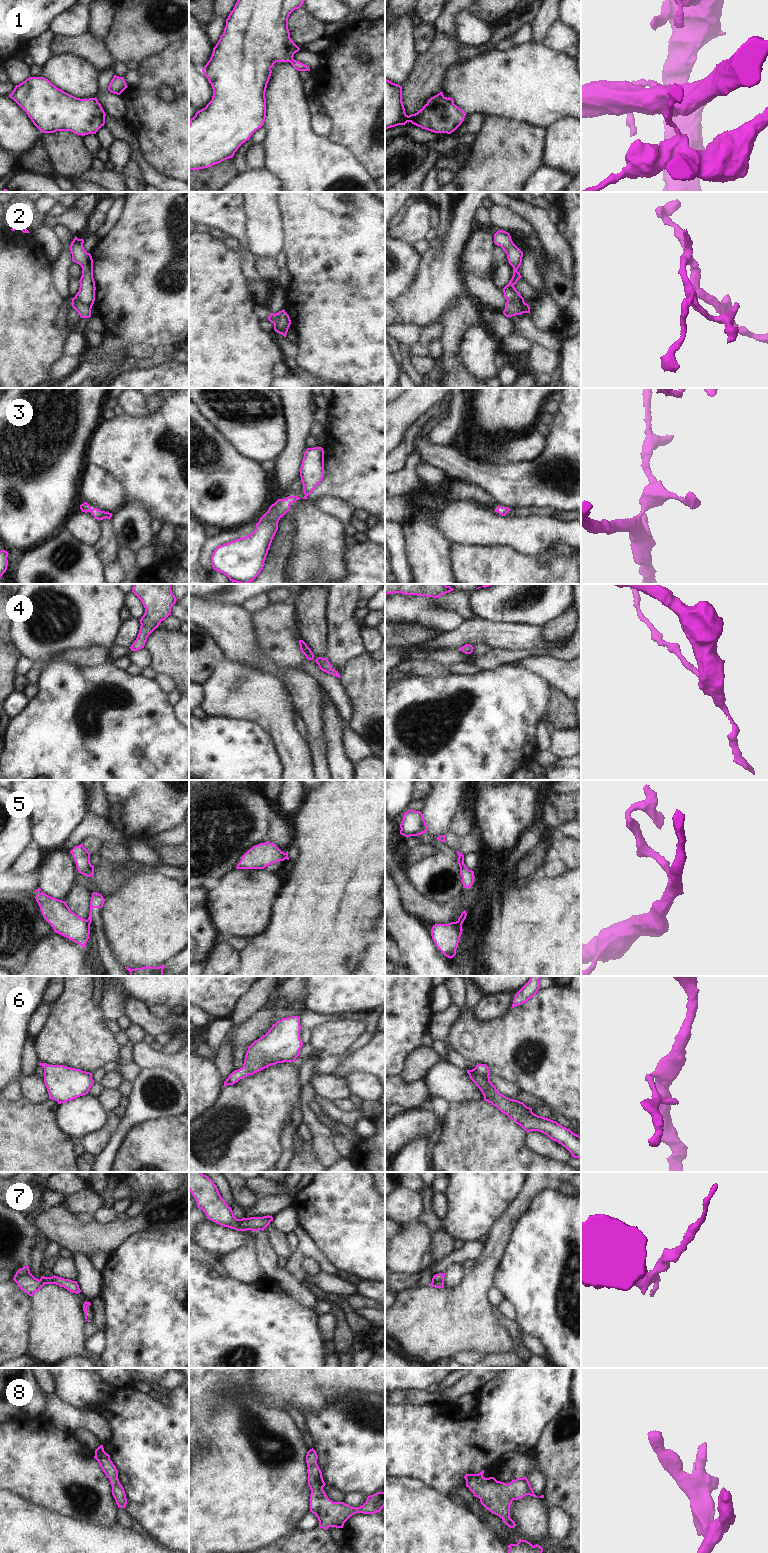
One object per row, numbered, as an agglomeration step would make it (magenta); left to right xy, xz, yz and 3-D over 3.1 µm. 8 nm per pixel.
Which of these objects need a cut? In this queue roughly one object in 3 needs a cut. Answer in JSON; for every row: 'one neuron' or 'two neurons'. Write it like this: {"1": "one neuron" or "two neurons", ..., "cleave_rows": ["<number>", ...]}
{"1": "two neurons", "2": "two neurons", "3": "one neuron", "4": "one neuron", "5": "two neurons", "6": "one neuron", "7": "two neurons", "8": "one neuron", "cleave_rows": ["1", "2", "5", "7"]}

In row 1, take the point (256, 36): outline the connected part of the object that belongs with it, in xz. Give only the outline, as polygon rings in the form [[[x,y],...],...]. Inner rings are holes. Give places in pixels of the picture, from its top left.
[[[237,0],[233,10],[230,12],[226,19],[226,26],[223,34],[216,46],[213,48],[210,60],[202,69],[202,72],[207,77],[209,83],[213,89],[212,100],[206,105],[205,108],[196,112],[195,116],[189,121],[189,170],[199,170],[211,167],[226,159],[233,158],[238,148],[250,139],[251,135],[264,125],[266,118],[266,98],[265,92],[267,84],[269,82],[272,70],[276,62],[291,62],[294,54],[300,50],[300,48],[290,38],[290,32],[288,29],[288,18],[290,14],[295,10],[302,7],[305,0]]]

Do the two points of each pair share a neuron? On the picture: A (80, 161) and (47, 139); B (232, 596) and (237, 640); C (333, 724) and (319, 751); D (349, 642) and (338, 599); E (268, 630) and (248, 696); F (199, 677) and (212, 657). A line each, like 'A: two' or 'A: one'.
A: one
B: two
C: two
D: one
E: one
F: one

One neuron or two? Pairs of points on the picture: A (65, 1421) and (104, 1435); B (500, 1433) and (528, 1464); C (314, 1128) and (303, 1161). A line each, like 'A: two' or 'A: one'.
A: one
B: two
C: two

